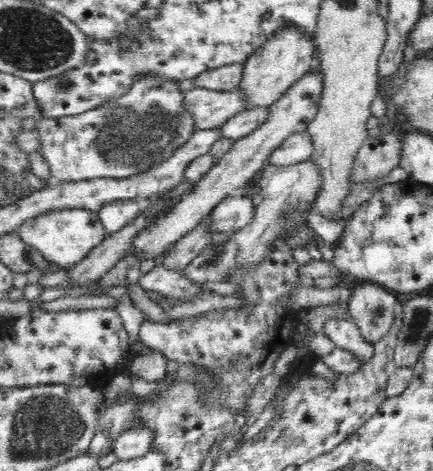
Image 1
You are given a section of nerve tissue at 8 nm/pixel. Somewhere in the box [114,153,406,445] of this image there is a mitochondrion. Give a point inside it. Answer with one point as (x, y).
(375, 316)

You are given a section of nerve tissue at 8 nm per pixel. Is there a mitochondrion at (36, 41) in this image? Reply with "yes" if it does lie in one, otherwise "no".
yes

